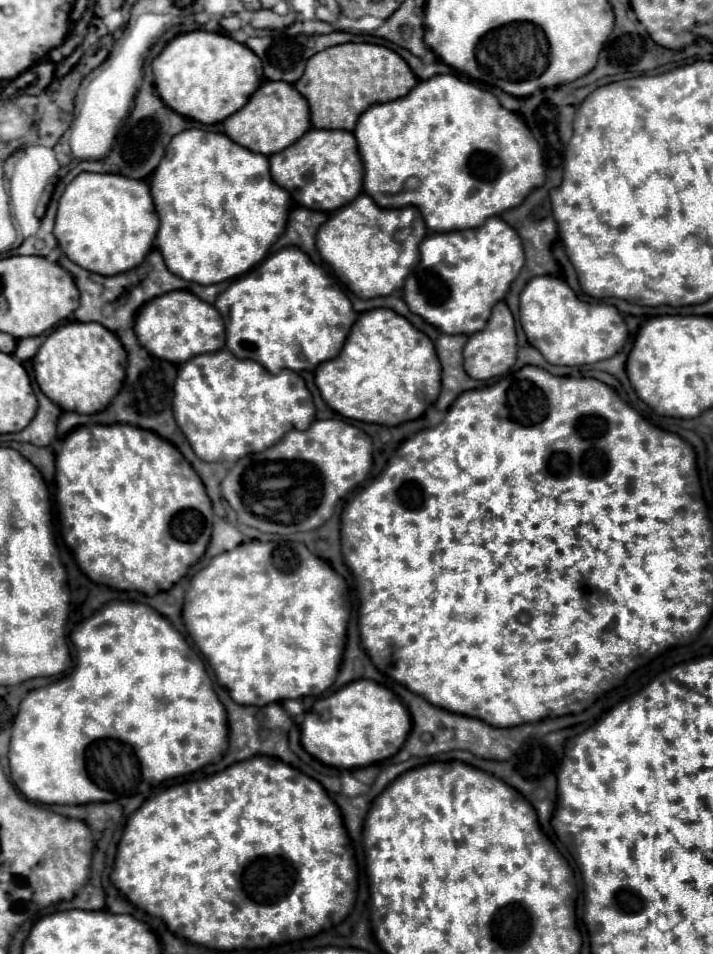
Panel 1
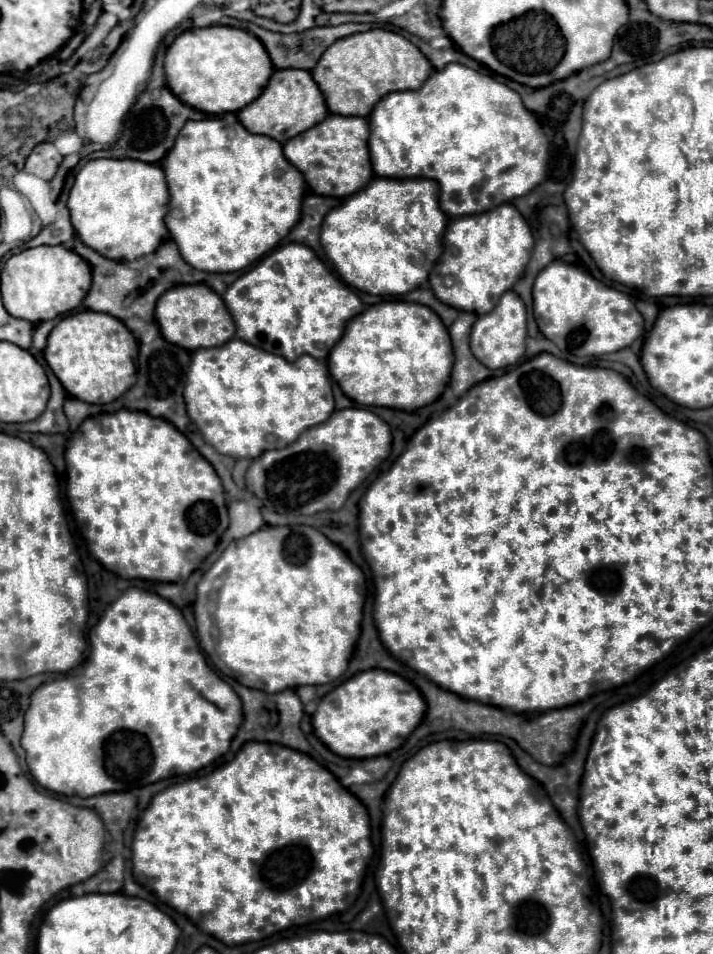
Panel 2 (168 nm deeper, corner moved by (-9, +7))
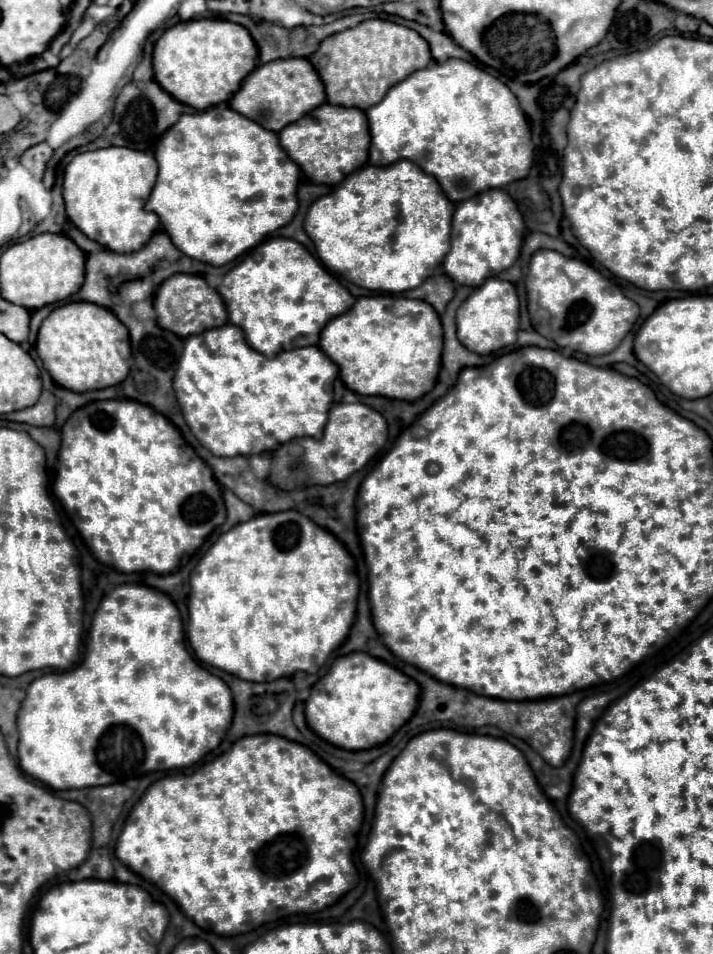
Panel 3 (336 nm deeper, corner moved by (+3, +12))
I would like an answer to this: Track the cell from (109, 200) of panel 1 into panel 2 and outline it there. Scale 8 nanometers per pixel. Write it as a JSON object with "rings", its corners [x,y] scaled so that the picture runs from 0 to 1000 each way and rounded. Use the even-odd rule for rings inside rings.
{"rings":[[[125,168],[105,184],[97,203],[100,233],[116,256],[156,273],[192,273],[220,262],[234,249],[231,220],[237,199],[231,180],[220,172],[192,168]]]}

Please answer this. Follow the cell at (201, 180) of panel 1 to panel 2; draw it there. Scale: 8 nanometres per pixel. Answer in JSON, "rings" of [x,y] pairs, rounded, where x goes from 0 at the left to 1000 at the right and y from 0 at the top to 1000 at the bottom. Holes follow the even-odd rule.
{"rings":[[[327,119],[276,128],[265,126],[248,143],[243,157],[237,157],[229,170],[229,178],[240,203],[231,235],[240,249],[251,258],[257,273],[276,283],[341,283],[380,264],[391,252],[397,252],[419,233],[422,212],[428,203],[425,182],[397,164],[394,149],[369,140],[352,140]]]}

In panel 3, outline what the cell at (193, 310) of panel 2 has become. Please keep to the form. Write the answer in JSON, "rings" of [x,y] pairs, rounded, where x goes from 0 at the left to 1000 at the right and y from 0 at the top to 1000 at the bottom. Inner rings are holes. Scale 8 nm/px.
{"rings":[[[243,288],[226,297],[226,301],[217,307],[217,328],[220,328],[220,341],[226,345],[237,345],[240,349],[251,353],[265,353],[285,349],[288,345],[302,345],[318,339],[318,326],[313,320],[310,309],[296,303],[285,290],[279,288]]]}

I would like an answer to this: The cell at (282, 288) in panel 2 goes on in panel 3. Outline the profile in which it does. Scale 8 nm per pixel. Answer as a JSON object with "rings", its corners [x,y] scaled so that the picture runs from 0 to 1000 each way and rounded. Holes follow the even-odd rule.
{"rings":[[[380,248],[352,261],[304,301],[313,311],[321,339],[335,341],[355,366],[374,374],[414,364],[447,360],[447,349],[461,334],[484,328],[498,311],[417,253]]]}

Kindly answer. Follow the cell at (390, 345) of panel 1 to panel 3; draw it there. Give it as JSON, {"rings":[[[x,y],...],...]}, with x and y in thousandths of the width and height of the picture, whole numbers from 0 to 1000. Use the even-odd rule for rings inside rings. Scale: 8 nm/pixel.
{"rings":[[[523,309],[523,311],[504,311],[501,318],[481,328],[478,332],[470,332],[467,336],[461,336],[461,341],[456,341],[456,345],[450,347],[450,357],[447,364],[453,366],[453,370],[475,385],[475,393],[481,397],[481,401],[504,412],[504,414],[532,414],[532,416],[546,416],[546,418],[560,418],[560,420],[585,420],[590,418],[596,412],[602,412],[610,406],[613,399],[613,391],[619,385],[619,366],[621,366],[621,345],[619,345],[619,336],[616,330],[610,328],[610,324],[590,316],[590,313],[568,313],[568,311],[557,311],[557,309]]]}

